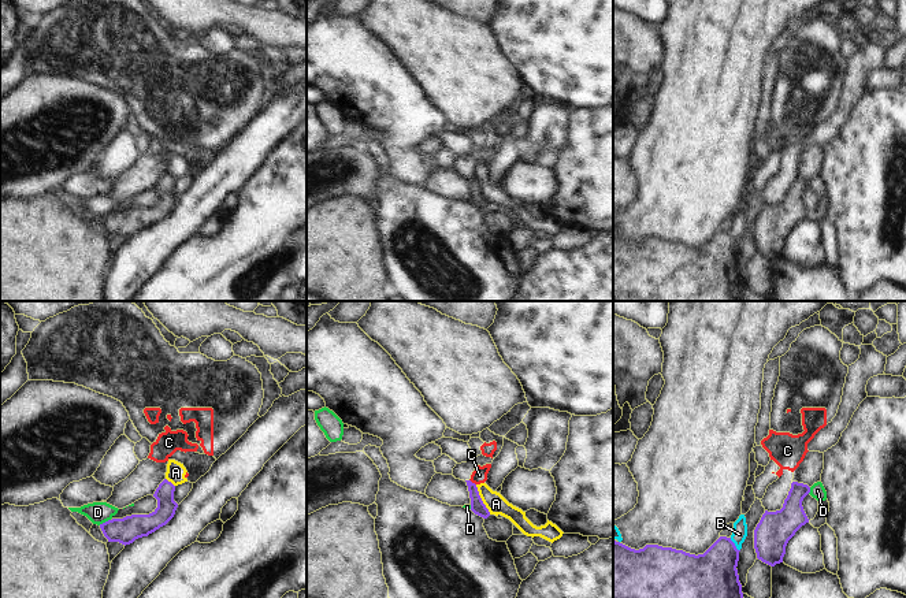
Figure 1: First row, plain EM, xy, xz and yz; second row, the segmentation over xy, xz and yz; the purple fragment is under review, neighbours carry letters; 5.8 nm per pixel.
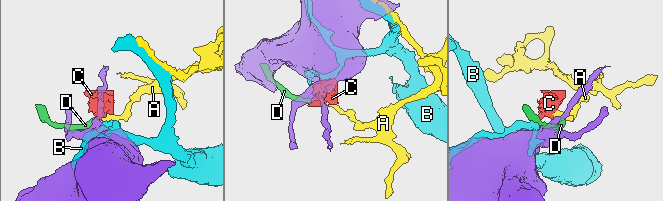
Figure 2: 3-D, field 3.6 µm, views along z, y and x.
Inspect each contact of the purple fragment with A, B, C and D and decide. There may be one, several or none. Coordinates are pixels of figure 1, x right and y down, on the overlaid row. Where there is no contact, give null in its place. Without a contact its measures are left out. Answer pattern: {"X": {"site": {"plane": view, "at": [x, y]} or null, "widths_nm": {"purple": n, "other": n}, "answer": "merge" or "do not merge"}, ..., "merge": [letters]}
{"A": {"site": {"plane": "xz", "at": [481, 500]}, "widths_nm": {"purple": 80, "other": 120}, "answer": "do not merge"}, "B": {"site": {"plane": "yz", "at": [734, 545]}, "widths_nm": {"purple": 280, "other": 90}, "answer": "do not merge"}, "C": {"site": {"plane": "xz", "at": [471, 482]}, "widths_nm": {"purple": 80, "other": 90}, "answer": "do not merge"}, "D": {"site": {"plane": "xy", "at": [106, 522]}, "widths_nm": {"purple": 150, "other": 130}, "answer": "do not merge"}, "merge": []}

